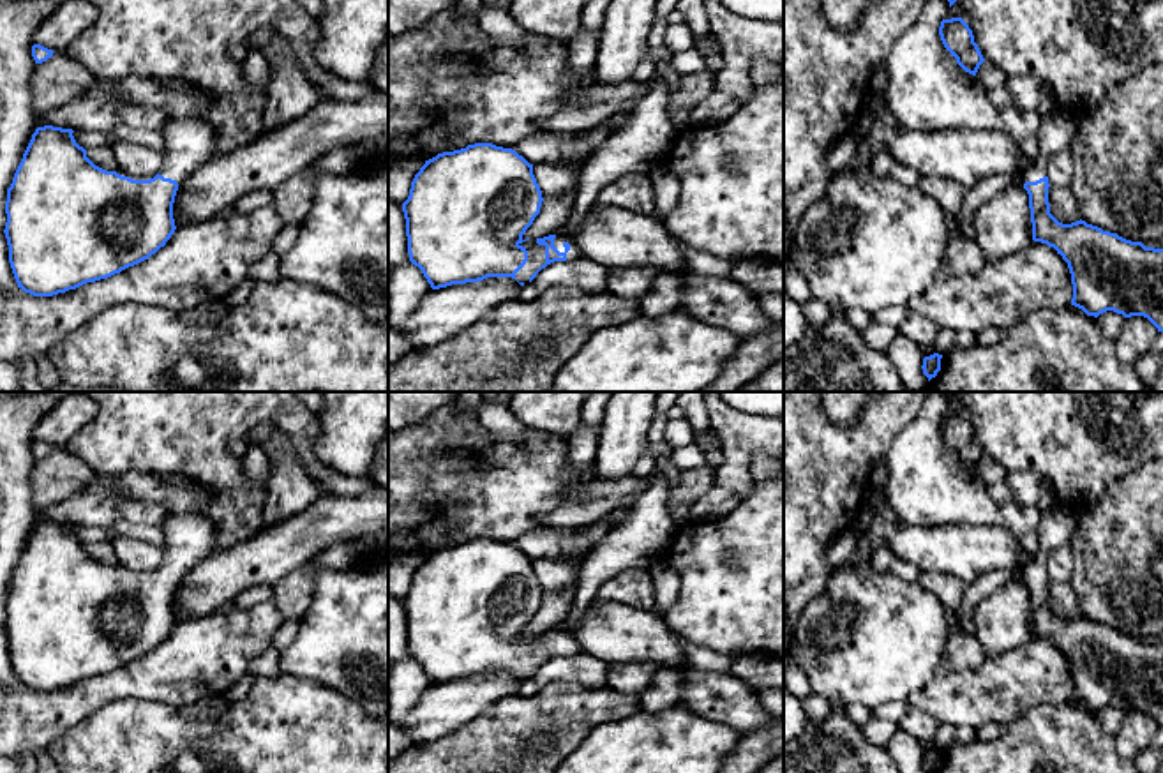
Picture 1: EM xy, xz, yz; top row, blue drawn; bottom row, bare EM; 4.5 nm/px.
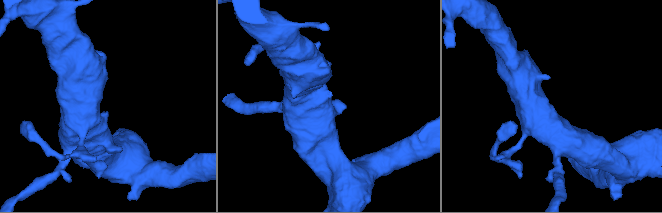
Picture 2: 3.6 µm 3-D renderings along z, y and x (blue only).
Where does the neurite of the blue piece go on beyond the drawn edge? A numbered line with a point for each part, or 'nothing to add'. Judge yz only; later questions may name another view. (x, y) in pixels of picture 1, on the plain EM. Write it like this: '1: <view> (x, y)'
1: yz (1057, 526)

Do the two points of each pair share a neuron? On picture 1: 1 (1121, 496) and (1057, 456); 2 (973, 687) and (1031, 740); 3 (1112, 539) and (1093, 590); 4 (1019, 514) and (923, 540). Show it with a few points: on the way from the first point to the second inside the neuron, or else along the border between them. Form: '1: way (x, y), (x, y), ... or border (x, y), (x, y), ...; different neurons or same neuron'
1: border (1142, 465), (1114, 477), (1105, 491), (1082, 509); different neurons
2: border (1047, 703), (1029, 706), (1006, 722); different neurons
3: way (1112, 551), (1112, 570), (1105, 577); same neuron
4: border (939, 525), (999, 525), (1020, 537); different neurons

